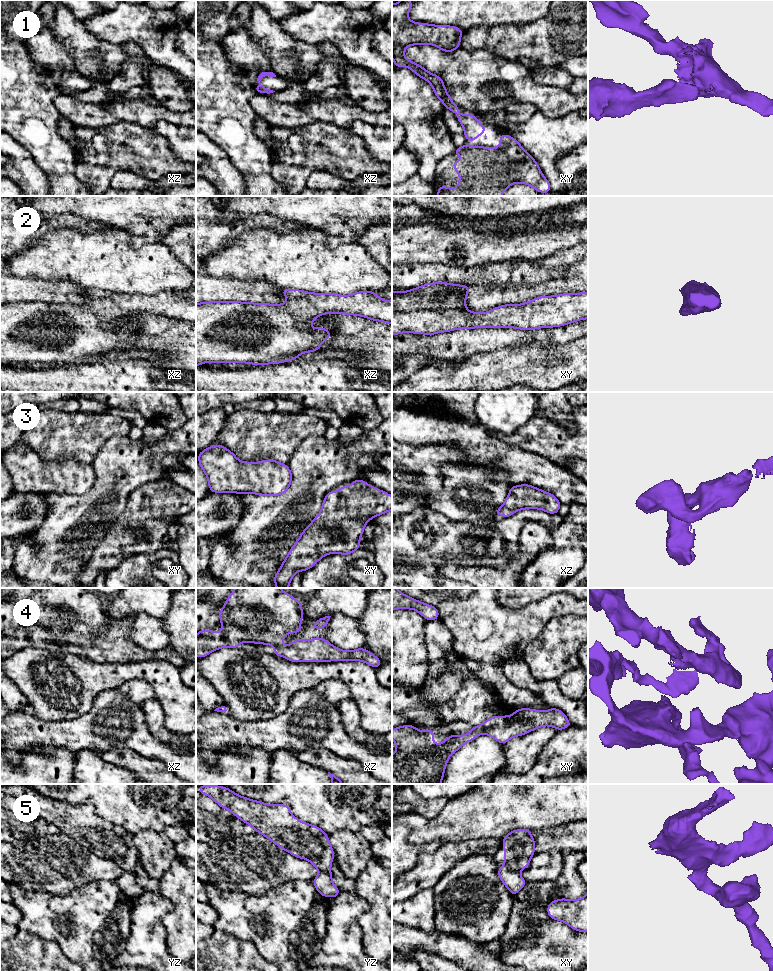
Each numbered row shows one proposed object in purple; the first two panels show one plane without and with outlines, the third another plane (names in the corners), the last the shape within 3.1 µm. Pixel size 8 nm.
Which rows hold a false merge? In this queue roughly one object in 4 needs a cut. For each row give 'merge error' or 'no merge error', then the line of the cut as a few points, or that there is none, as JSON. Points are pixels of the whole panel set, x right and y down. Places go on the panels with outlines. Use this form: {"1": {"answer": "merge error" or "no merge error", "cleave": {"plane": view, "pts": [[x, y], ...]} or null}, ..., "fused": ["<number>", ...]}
{"1": {"answer": "no merge error", "cleave": null}, "2": {"answer": "no merge error", "cleave": null}, "3": {"answer": "no merge error", "cleave": null}, "4": {"answer": "no merge error", "cleave": null}, "5": {"answer": "no merge error", "cleave": null}, "fused": []}

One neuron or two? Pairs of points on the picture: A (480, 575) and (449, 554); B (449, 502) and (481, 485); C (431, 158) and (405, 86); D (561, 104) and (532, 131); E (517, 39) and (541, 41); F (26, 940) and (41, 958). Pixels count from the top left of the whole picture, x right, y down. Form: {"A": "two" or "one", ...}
{"A": "two", "B": "one", "C": "one", "D": "two", "E": "one", "F": "one"}

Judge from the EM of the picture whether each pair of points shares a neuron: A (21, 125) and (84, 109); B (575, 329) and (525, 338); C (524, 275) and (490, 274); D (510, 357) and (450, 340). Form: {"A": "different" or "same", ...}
{"A": "different", "B": "same", "C": "same", "D": "different"}

